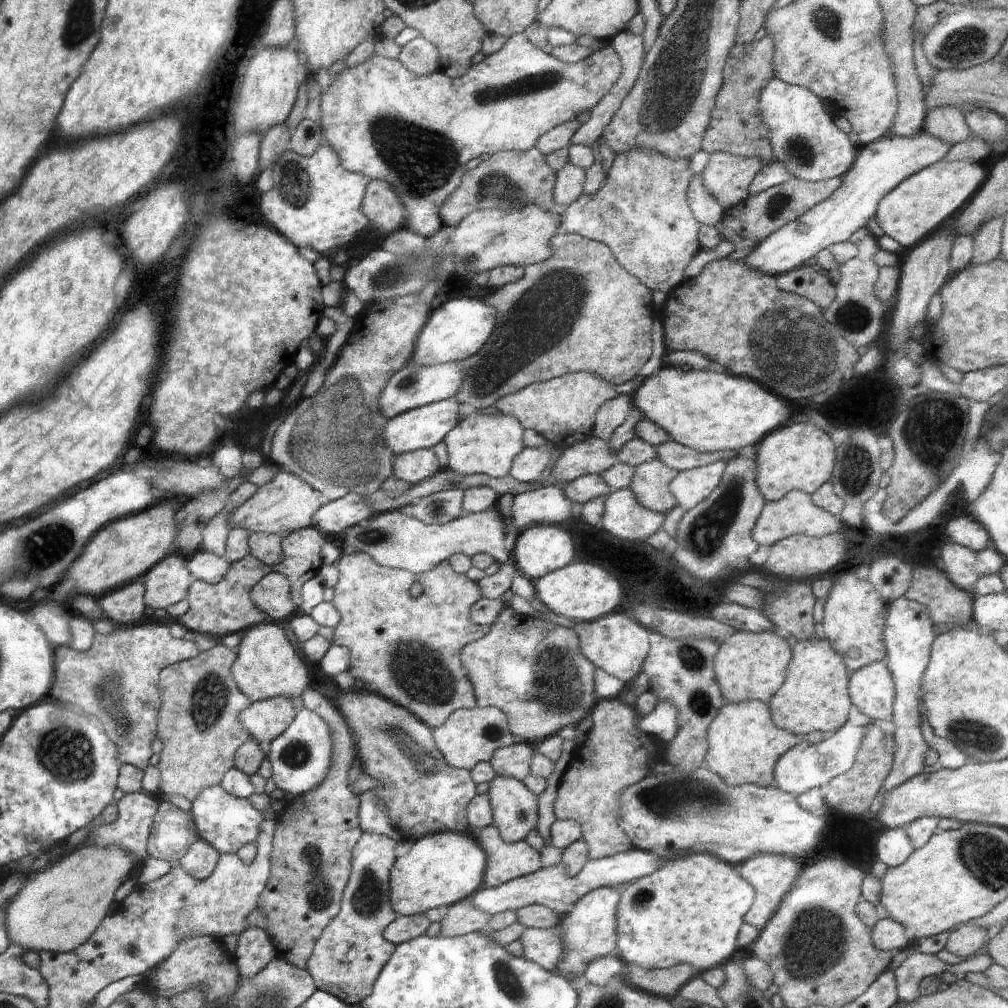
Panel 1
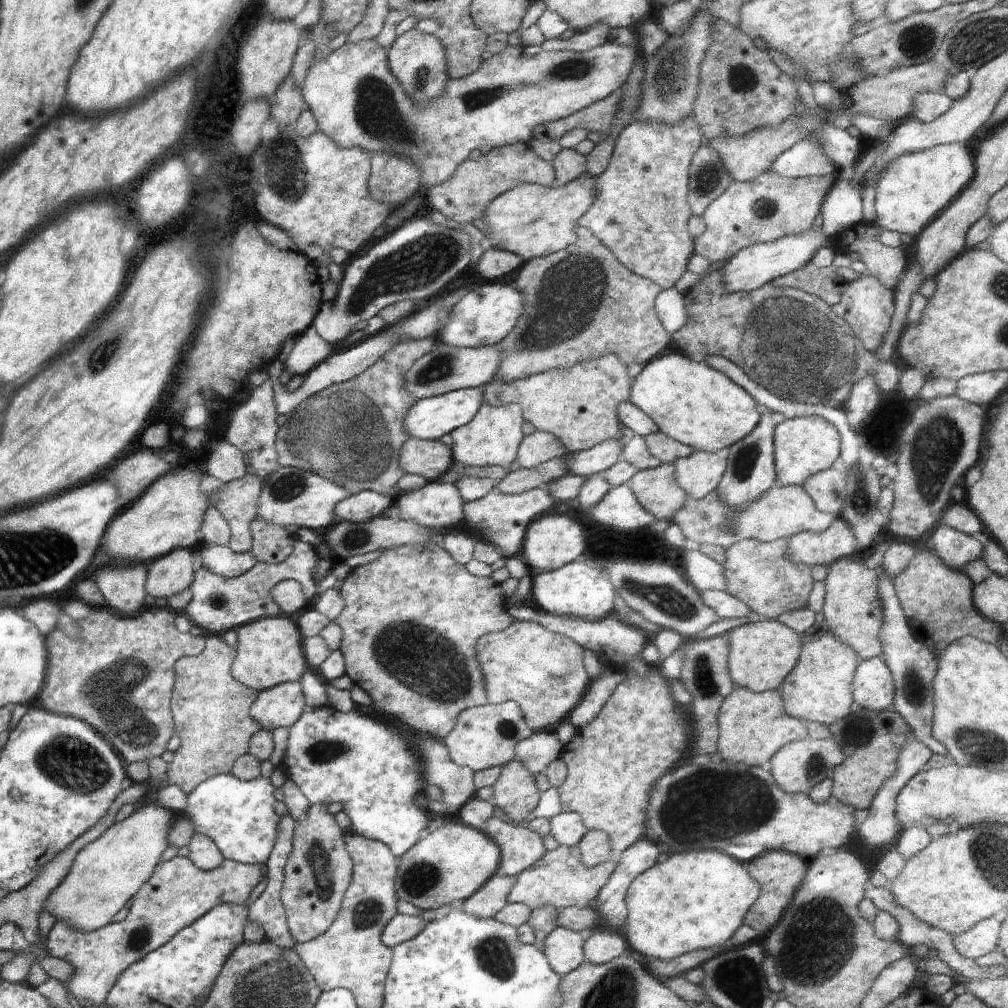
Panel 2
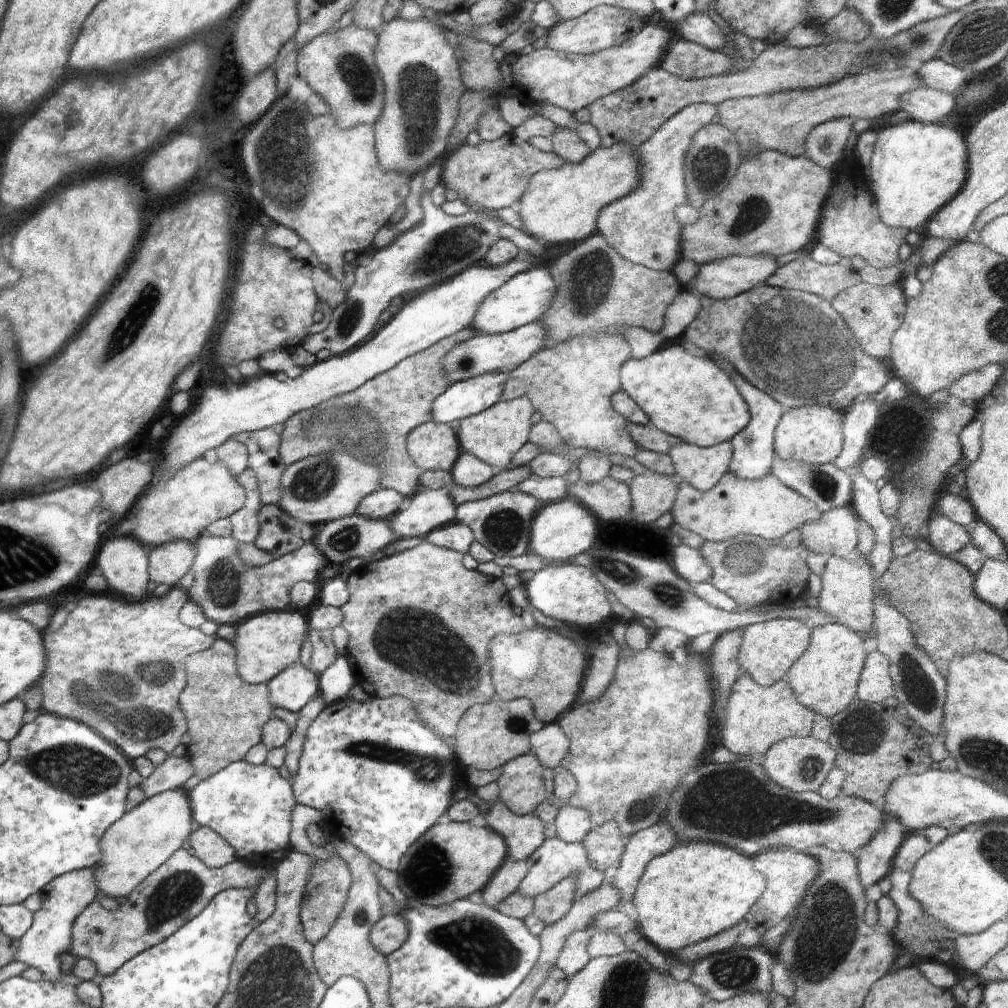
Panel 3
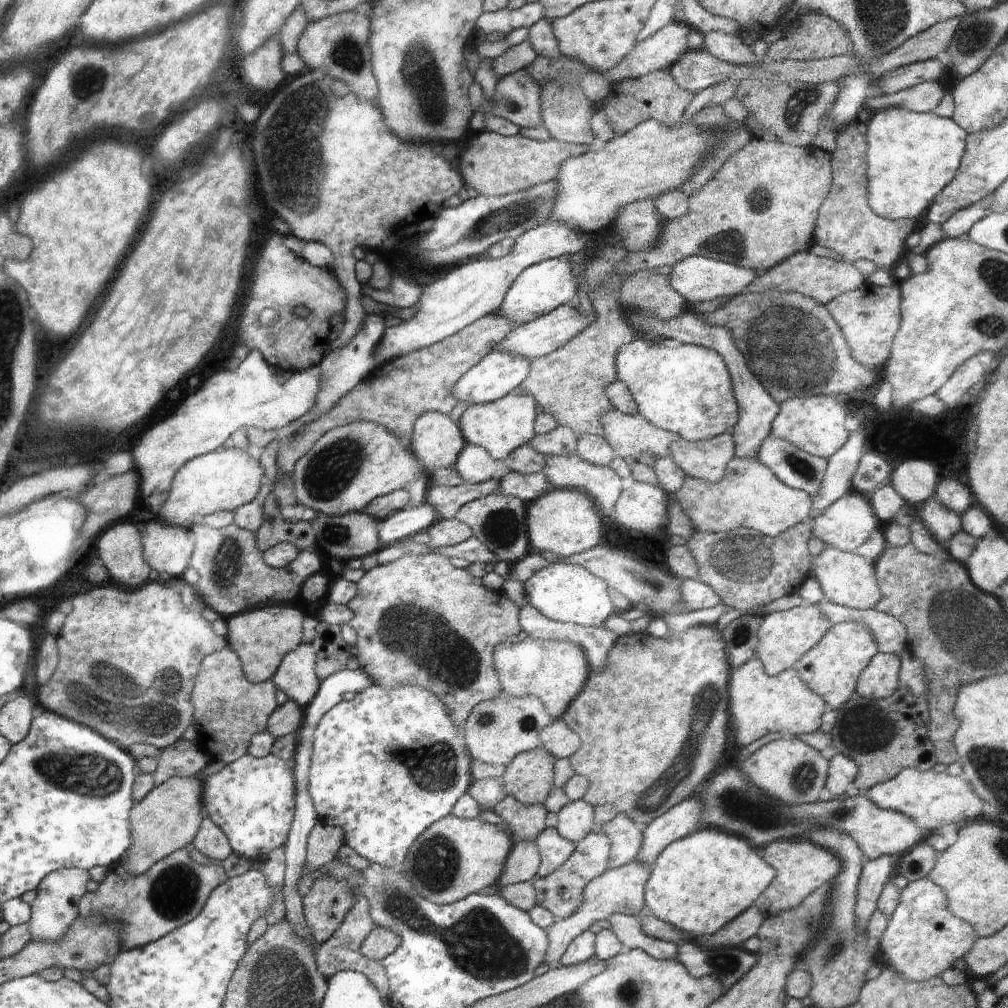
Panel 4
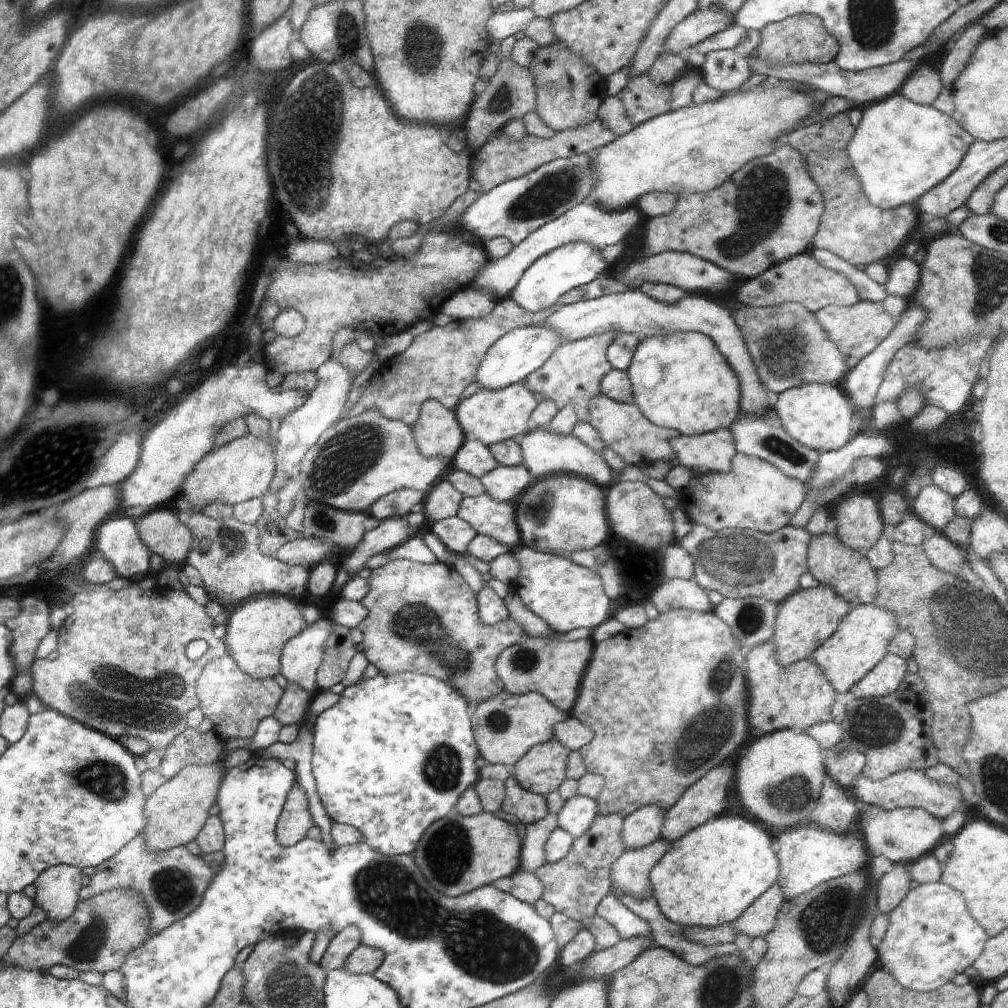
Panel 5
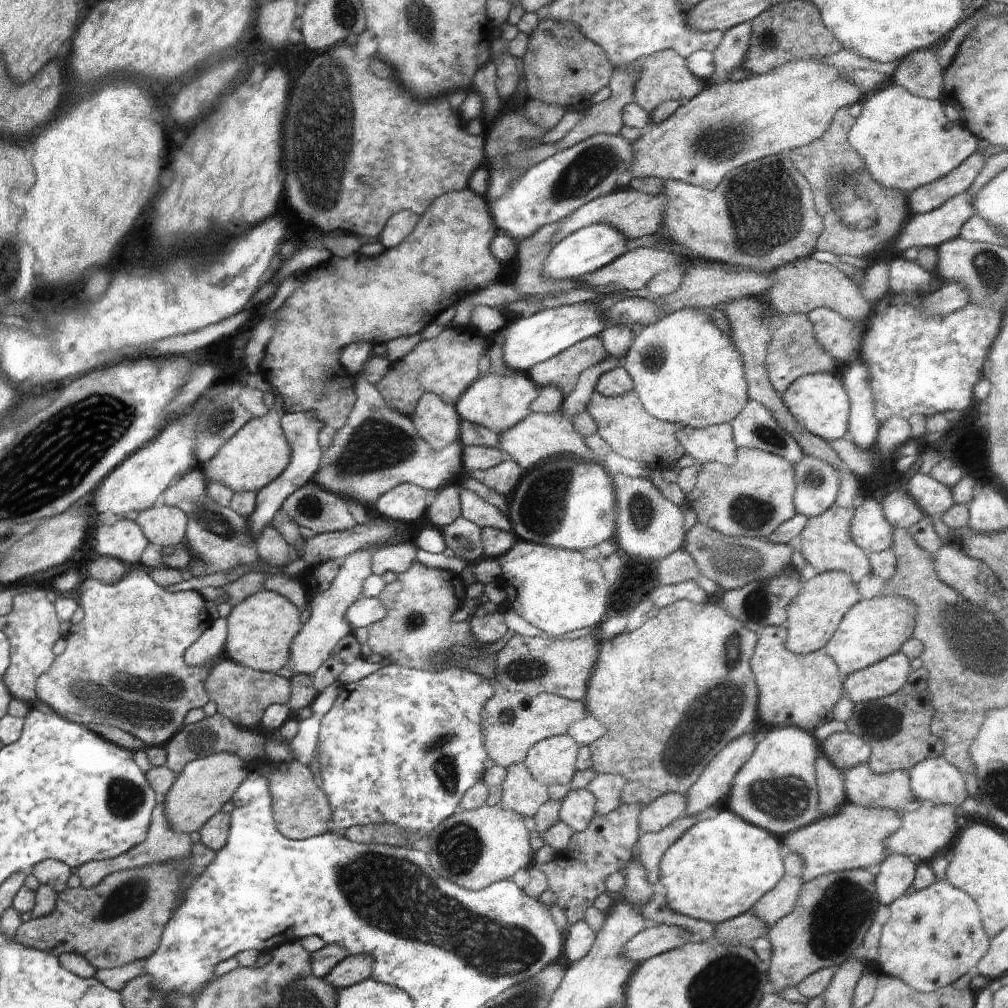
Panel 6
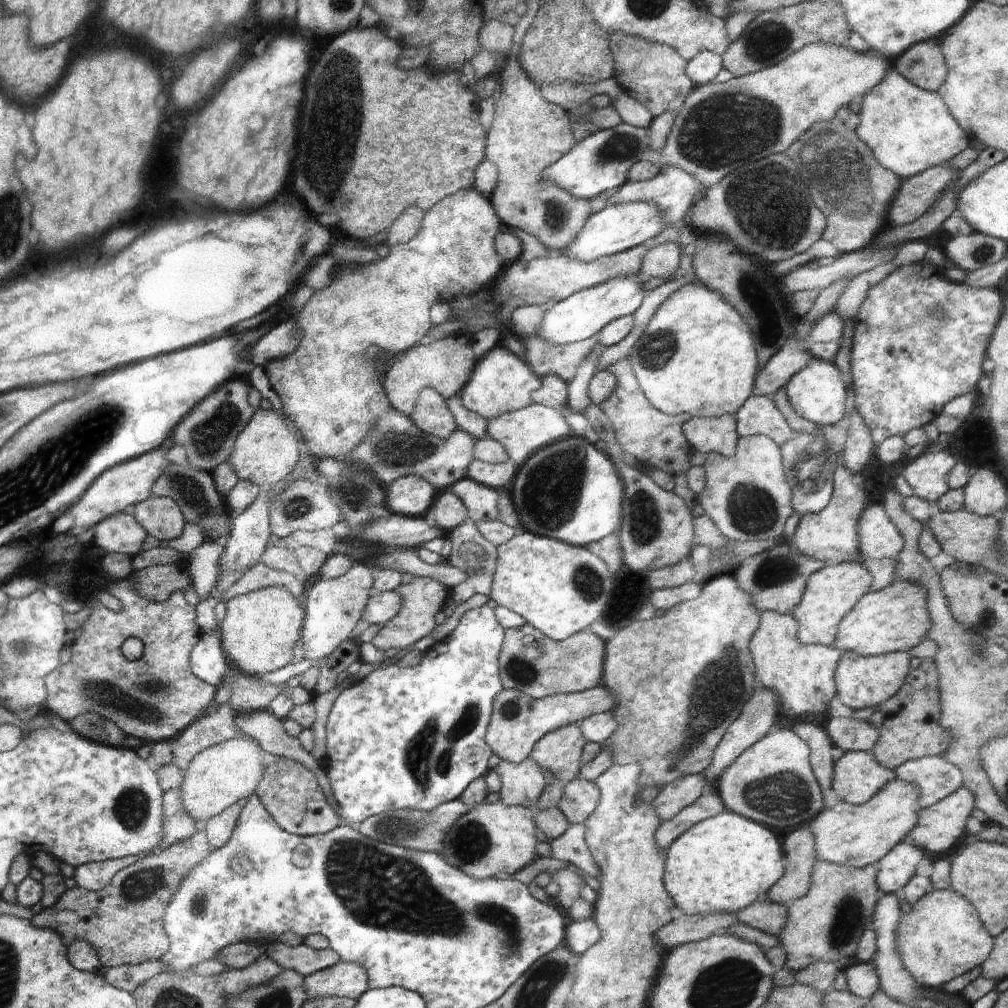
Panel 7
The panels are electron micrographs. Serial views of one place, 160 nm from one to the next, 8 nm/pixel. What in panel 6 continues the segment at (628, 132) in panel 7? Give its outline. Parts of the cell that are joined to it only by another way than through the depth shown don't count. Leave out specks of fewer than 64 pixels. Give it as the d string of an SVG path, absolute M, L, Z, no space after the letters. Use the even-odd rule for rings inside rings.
M594 135L576 143L574 147L568 147L558 151L548 159L537 163L528 169L514 185L510 186L504 196L492 201L492 216L495 217L497 227L501 232L510 235L519 244L521 240L528 239L550 223L558 223L574 211L578 211L583 204L607 195L624 183L629 168L635 159L633 144L622 135Z

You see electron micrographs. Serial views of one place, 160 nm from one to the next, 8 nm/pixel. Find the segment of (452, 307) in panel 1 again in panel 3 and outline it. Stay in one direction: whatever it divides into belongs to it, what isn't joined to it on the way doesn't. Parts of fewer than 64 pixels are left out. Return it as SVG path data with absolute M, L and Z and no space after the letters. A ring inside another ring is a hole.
M545 265L534 266L508 280L502 287L485 297L476 313L472 328L478 334L495 335L510 332L528 323L536 323L550 310L556 295L557 282L549 268Z

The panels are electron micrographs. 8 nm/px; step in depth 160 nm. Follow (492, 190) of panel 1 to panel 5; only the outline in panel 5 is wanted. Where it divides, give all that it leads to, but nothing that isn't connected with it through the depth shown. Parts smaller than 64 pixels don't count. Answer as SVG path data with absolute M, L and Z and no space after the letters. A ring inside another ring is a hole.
M601 120L583 124L583 127L569 128L566 131L556 131L554 136L543 139L526 135L522 140L516 140L512 132L506 128L488 138L488 141L476 154L476 164L472 164L472 178L478 182L484 192L510 179L530 174L535 168L542 167L551 160L567 159L574 155L586 154L612 143L617 134L612 132Z

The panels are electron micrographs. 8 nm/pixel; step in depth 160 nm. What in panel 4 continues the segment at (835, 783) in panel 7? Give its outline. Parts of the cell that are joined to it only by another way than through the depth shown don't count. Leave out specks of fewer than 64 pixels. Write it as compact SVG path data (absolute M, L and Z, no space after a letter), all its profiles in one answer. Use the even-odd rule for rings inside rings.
M908 767L903 768L894 778L875 784L869 788L866 795L876 806L901 812L916 821L916 824L929 834L943 824L959 823L976 820L980 817L984 802L976 796L971 784L961 776L953 777L948 773L919 771Z

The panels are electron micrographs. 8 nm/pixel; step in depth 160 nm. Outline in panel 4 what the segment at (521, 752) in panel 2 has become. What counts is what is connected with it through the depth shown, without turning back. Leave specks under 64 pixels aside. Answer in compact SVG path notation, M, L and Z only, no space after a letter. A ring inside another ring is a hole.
M562 720L542 728L540 741L540 747L552 753L557 760L570 756L580 746L580 738Z

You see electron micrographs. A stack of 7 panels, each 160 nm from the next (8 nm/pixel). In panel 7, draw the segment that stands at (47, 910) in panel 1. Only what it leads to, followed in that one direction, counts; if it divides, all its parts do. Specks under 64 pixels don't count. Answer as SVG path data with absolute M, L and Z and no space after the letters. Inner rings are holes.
M244 737L227 740L195 754L185 771L184 782L180 788L187 813L195 821L207 821L226 811L231 804L254 794L264 770L261 752L264 750L256 741Z

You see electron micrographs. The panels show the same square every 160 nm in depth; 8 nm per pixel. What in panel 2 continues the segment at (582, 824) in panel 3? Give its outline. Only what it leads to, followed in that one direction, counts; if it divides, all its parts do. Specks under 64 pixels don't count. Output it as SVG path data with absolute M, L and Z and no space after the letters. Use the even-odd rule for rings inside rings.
M561 811L553 816L549 823L551 824L552 836L556 842L567 847L576 847L588 831L579 812Z

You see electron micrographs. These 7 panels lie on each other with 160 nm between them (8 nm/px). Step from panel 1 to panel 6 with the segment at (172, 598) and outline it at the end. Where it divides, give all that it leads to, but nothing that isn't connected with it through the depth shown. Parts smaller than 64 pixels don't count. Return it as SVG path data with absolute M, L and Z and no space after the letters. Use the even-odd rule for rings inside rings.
M159 501L136 516L136 522L154 546L178 547L184 542L188 527L188 516L183 510Z

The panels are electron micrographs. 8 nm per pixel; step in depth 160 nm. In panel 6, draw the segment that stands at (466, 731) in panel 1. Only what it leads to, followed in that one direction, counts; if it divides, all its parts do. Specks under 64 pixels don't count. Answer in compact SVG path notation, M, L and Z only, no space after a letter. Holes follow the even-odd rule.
M500 688L487 702L484 711L485 731L488 731L487 749L496 765L505 769L516 763L523 763L527 752L541 740L566 735L571 724L582 720L586 714L582 702L574 702L558 695L540 694L536 698L526 698L524 694Z

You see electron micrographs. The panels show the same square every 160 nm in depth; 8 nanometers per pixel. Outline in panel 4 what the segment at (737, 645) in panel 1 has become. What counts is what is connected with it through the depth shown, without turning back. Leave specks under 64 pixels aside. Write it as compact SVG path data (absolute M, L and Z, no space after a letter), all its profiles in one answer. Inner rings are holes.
M801 604L785 611L775 611L764 616L763 623L757 632L756 657L763 661L765 671L770 675L793 668L793 666L808 652L816 642L828 632L833 624L828 617L823 615L818 604Z

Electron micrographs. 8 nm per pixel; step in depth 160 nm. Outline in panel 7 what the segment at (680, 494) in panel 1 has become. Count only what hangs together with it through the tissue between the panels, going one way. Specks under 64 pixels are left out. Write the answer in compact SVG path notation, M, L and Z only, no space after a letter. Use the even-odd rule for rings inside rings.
M735 415L690 418L684 432L688 432L686 437L697 452L717 452L729 457L738 448L740 436Z

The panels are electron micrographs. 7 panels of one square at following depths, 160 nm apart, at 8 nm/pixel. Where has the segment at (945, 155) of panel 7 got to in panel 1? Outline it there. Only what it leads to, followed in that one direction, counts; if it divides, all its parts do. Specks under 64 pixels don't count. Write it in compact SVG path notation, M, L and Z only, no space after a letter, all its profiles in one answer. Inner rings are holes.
M943 158L930 166L921 168L911 174L907 179L899 182L880 202L875 212L875 229L880 235L886 235L899 242L902 246L915 246L926 236L930 236L938 228L942 227L950 218L955 218L960 210L966 206L975 192L987 179L988 166L984 163L971 163L967 160L946 160Z

